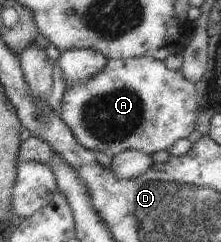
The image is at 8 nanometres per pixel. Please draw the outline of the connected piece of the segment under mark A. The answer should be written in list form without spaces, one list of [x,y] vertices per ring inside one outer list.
[[[156,58],[110,59],[108,66],[94,78],[80,84],[65,84],[61,102],[61,118],[73,131],[74,138],[90,152],[103,152],[116,157],[130,150],[140,150],[148,156],[167,151],[182,138],[188,138],[198,124],[198,96],[196,86],[180,70],[172,71]]]

